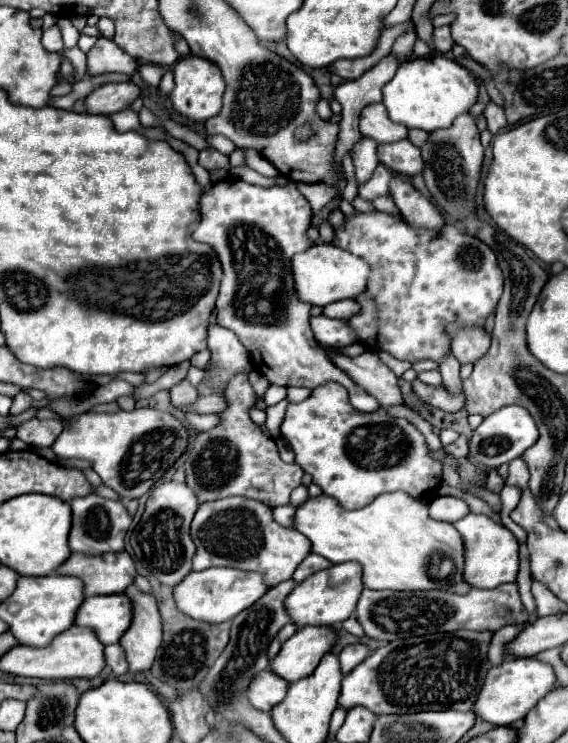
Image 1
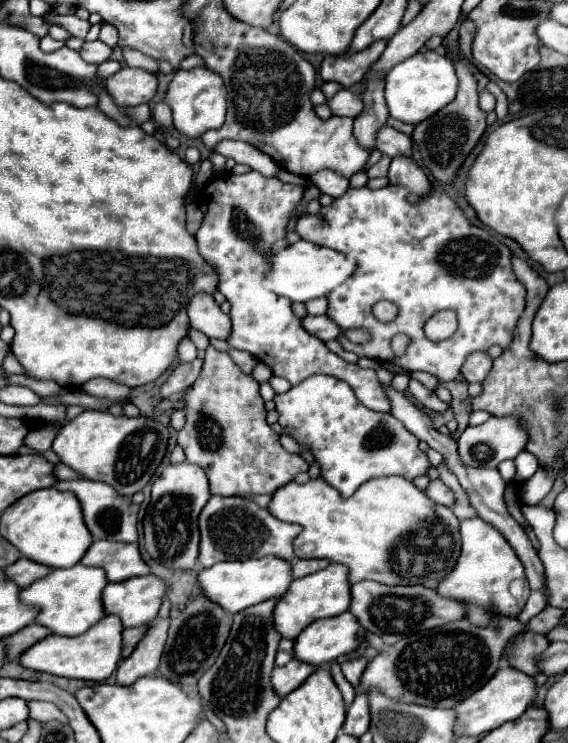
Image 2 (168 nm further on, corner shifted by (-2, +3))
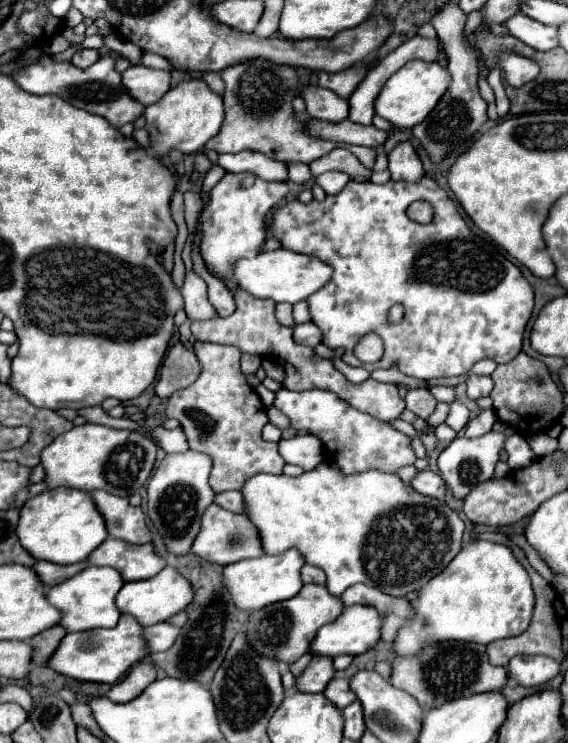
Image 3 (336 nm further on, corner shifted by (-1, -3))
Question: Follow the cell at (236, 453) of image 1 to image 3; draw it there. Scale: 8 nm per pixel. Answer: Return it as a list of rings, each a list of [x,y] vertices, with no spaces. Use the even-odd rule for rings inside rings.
[[[195,342],[195,354],[201,362],[199,378],[181,392],[175,392],[165,406],[167,418],[177,418],[187,436],[189,448],[203,452],[213,460],[209,484],[215,494],[241,490],[255,474],[283,474],[285,460],[275,442],[261,438],[261,428],[269,422],[265,406],[255,388],[239,370],[241,352],[231,346]]]

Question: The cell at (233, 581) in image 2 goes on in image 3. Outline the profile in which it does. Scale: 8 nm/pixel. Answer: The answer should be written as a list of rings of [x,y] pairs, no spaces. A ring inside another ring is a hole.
[[[295,550],[283,552],[279,556],[269,556],[263,554],[261,558],[251,558],[251,560],[241,560],[235,564],[229,564],[223,568],[223,588],[229,592],[231,602],[243,610],[243,612],[257,612],[269,604],[287,600],[299,592],[303,586],[299,570],[305,564],[303,558]]]

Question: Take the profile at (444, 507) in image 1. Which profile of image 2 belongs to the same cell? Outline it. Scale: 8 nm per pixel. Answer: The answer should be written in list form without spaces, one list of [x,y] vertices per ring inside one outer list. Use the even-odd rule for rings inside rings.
[[[440,478],[430,480],[430,484],[428,484],[428,488],[426,488],[426,494],[428,494],[434,502],[440,502],[440,504],[444,504],[444,506],[452,506],[452,504],[456,502],[454,492],[452,492]]]

